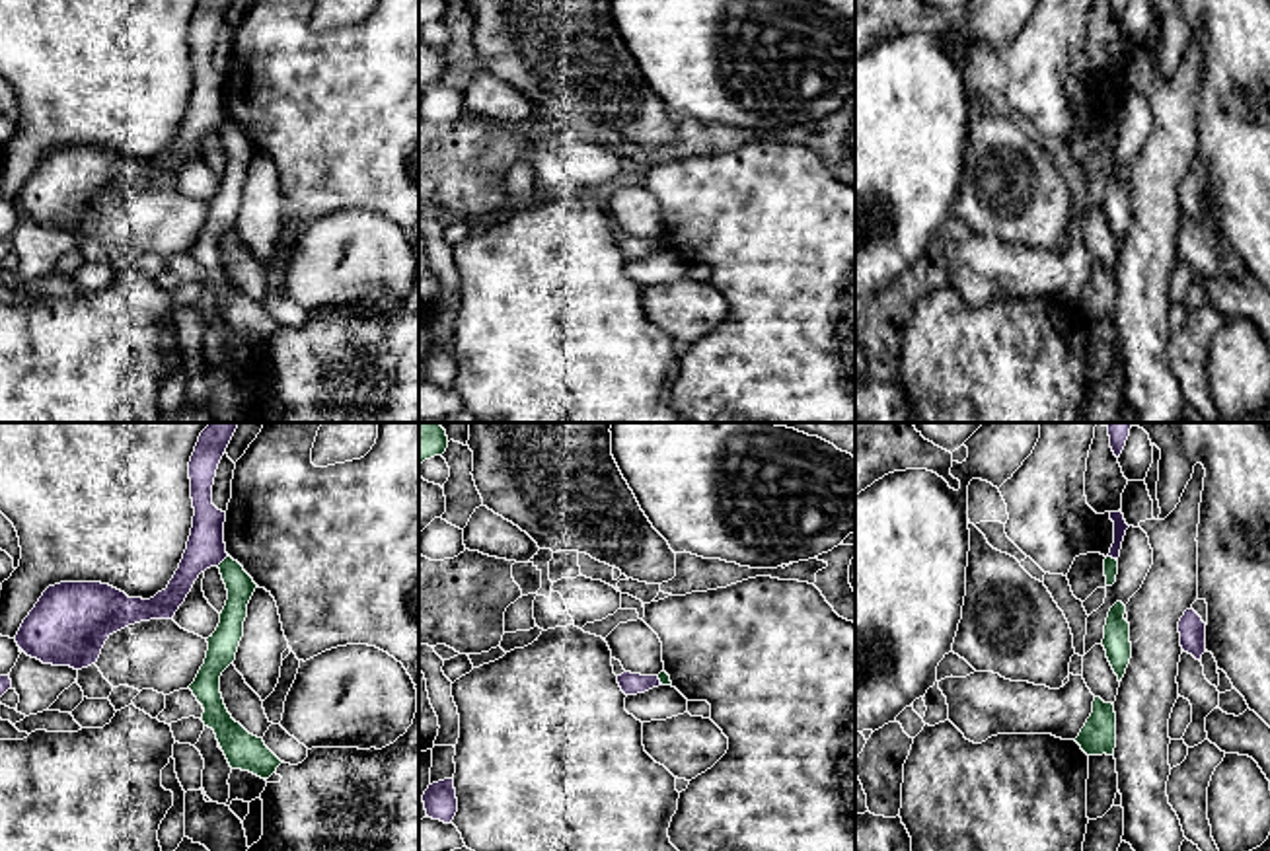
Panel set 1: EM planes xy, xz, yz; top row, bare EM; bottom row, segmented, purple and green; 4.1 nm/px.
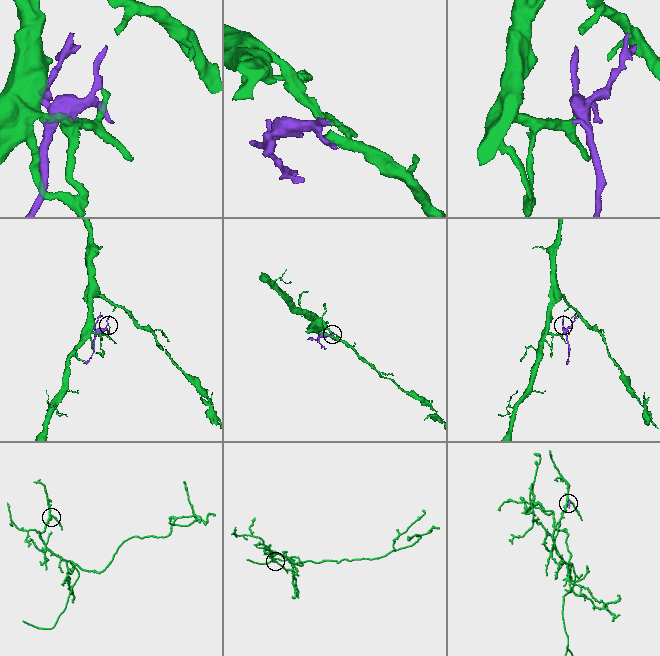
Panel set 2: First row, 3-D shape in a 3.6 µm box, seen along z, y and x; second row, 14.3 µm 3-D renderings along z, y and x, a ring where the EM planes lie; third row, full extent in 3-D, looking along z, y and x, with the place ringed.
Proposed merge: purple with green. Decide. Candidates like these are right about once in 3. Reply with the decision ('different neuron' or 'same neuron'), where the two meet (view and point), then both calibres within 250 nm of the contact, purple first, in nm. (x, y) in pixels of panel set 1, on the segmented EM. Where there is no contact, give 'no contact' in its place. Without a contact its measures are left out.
different neuron | xy (223, 559) | 160/120 nm

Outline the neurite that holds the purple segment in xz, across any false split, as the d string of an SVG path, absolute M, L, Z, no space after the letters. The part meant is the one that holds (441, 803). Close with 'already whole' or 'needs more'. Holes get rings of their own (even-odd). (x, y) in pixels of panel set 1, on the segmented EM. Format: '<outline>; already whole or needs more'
M444 779L429 785L423 795L423 802L429 818L452 824L458 812L454 779Z; already whole

